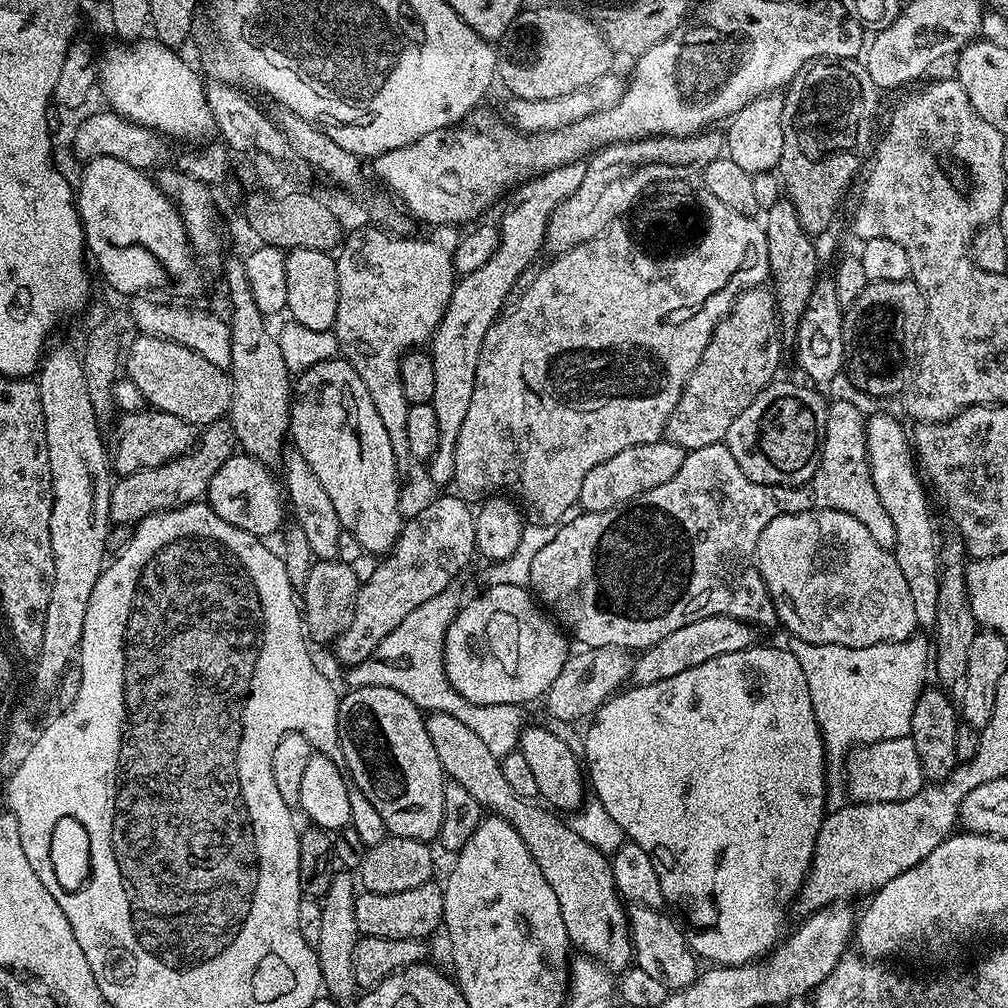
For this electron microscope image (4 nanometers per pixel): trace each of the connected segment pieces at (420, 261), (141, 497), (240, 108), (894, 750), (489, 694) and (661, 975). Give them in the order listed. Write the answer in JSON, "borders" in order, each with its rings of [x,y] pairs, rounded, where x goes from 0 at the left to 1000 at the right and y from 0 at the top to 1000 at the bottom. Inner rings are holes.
{"borders":[[[[364,224],[365,226],[353,226],[349,231],[340,235],[336,243],[335,251],[332,255],[333,267],[335,268],[335,308],[333,309],[333,320],[331,328],[337,340],[337,349],[340,356],[355,367],[355,375],[363,383],[363,388],[367,390],[367,396],[371,399],[371,407],[375,407],[375,415],[379,415],[379,423],[383,423],[383,431],[387,435],[387,442],[391,442],[391,450],[394,457],[401,458],[406,455],[405,439],[403,438],[403,411],[406,407],[405,396],[399,387],[399,375],[397,374],[397,356],[402,351],[424,342],[433,330],[435,319],[438,319],[438,312],[442,310],[442,304],[448,295],[448,288],[452,285],[454,271],[450,261],[450,248],[456,243],[457,231],[448,224],[433,224],[428,227],[426,234],[413,234],[414,232],[390,232],[376,224]]],[[[223,415],[213,417],[197,430],[196,442],[185,450],[152,464],[138,464],[133,470],[119,472],[111,481],[108,517],[112,521],[134,522],[147,512],[168,508],[186,500],[201,497],[206,490],[208,474],[235,447],[236,441],[230,429],[229,419]]],[[[210,81],[202,88],[202,96],[208,105],[213,130],[215,132],[218,130],[217,138],[227,148],[235,147],[244,153],[259,151],[281,165],[286,163],[285,159],[293,160],[294,150],[290,148],[288,141],[284,141],[284,133],[280,133],[273,118],[269,114],[265,115],[252,100],[237,91],[232,84],[230,81]]],[[[904,730],[857,736],[846,741],[839,751],[839,781],[846,795],[858,798],[891,796],[907,792],[907,788],[911,788],[918,778],[915,760],[911,756],[911,744],[907,744]]],[[[523,582],[481,583],[468,597],[459,600],[444,619],[440,664],[446,681],[450,681],[458,692],[471,698],[524,700],[527,694],[535,690],[537,693],[550,673],[558,669],[558,661],[565,650],[559,630],[553,616],[542,610]]],[[[631,899],[622,906],[622,911],[630,959],[641,962],[641,966],[645,966],[652,974],[657,974],[657,978],[668,982],[683,979],[690,972],[692,949],[683,935],[680,922],[675,922],[661,906],[654,901]]]]}

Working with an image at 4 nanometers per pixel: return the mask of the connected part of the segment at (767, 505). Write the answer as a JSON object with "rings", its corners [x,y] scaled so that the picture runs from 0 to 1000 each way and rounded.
{"rings":[[[822,396],[821,406],[819,407],[819,431],[817,432],[817,441],[812,458],[812,466],[808,466],[808,470],[800,479],[793,482],[753,480],[744,474],[740,474],[740,470],[736,470],[736,462],[732,462],[732,458],[728,458],[728,450],[724,450],[721,439],[715,438],[686,445],[680,451],[677,462],[673,462],[673,470],[669,470],[669,474],[665,474],[665,478],[657,478],[657,482],[649,482],[649,486],[641,486],[636,492],[632,492],[627,499],[615,500],[611,504],[606,504],[603,508],[576,507],[575,512],[569,513],[570,511],[568,511],[566,514],[561,515],[553,523],[550,534],[546,535],[546,538],[538,543],[534,550],[530,551],[530,558],[527,559],[525,580],[531,594],[553,616],[559,619],[560,615],[561,620],[559,619],[559,622],[564,628],[567,626],[571,630],[572,640],[580,643],[609,641],[610,643],[622,643],[624,645],[638,645],[649,641],[649,637],[657,637],[657,633],[661,633],[661,629],[674,625],[676,621],[682,621],[684,617],[692,617],[692,613],[704,613],[705,611],[732,613],[754,625],[771,622],[770,599],[760,585],[760,577],[756,577],[756,569],[750,564],[748,555],[752,534],[756,530],[756,526],[760,526],[760,522],[765,516],[772,514],[779,508],[804,508],[808,504],[822,504],[823,506],[843,510],[843,514],[851,514],[851,518],[855,518],[855,522],[859,522],[859,526],[863,526],[863,531],[867,534],[867,538],[871,538],[871,542],[882,546],[889,543],[887,518],[883,515],[883,509],[875,503],[875,497],[871,495],[871,489],[867,486],[867,474],[863,474],[863,458],[859,450],[860,422],[859,409],[856,409],[847,398]]]}

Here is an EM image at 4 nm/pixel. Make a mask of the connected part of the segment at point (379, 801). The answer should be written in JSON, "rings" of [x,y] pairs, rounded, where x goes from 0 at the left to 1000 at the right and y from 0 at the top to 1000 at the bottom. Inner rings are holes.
{"rings":[[[359,681],[358,683],[348,684],[344,688],[346,690],[342,689],[338,693],[337,711],[335,712],[339,748],[343,748],[344,769],[354,778],[355,783],[359,784],[363,792],[367,794],[368,799],[375,804],[375,808],[381,813],[384,824],[388,828],[402,829],[422,835],[432,834],[437,828],[437,820],[438,819],[438,788],[440,787],[442,771],[438,756],[435,756],[435,747],[431,744],[431,736],[427,736],[427,728],[423,728],[422,707],[418,706],[415,700],[411,700],[411,696],[407,696],[407,692],[403,692],[403,688],[395,688],[395,685],[387,685],[387,681]]]}

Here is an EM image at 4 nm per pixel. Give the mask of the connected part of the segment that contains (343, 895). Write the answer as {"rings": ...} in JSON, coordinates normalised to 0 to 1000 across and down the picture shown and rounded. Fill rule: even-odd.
{"rings":[[[337,863],[332,866],[327,875],[327,883],[317,893],[319,903],[319,924],[315,935],[312,938],[319,980],[334,997],[348,997],[355,988],[355,977],[351,966],[351,942],[355,938],[358,928],[355,923],[355,911],[351,911],[351,899],[355,888],[355,877],[350,866]]]}

